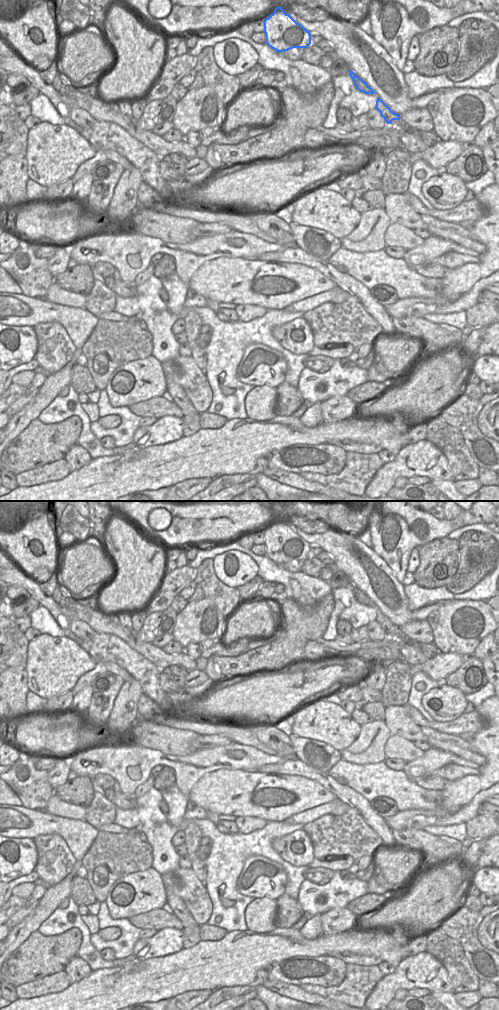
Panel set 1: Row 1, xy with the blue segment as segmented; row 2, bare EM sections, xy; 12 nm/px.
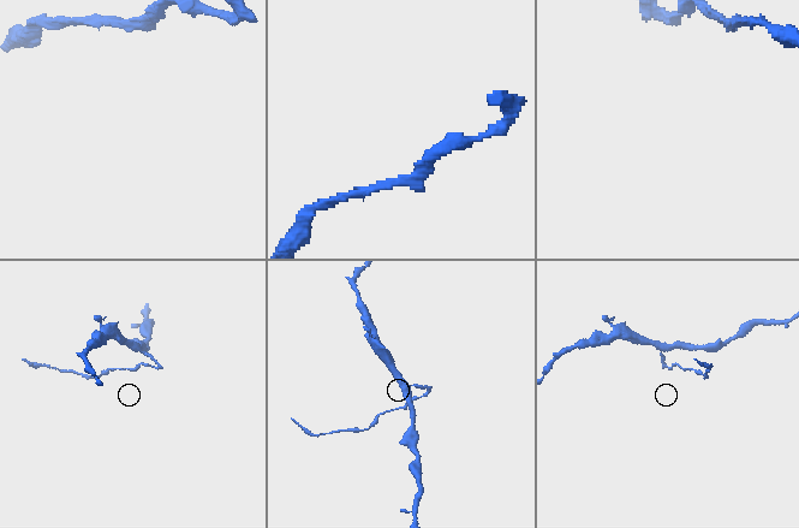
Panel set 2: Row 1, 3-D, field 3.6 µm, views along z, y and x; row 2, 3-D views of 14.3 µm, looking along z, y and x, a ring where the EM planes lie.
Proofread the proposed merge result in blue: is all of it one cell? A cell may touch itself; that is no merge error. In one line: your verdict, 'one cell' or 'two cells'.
two cells

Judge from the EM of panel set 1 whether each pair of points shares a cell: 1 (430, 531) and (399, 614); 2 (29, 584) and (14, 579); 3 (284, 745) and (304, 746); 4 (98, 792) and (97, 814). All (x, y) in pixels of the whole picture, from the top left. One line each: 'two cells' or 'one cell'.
1: two cells
2: one cell
3: two cells
4: one cell

